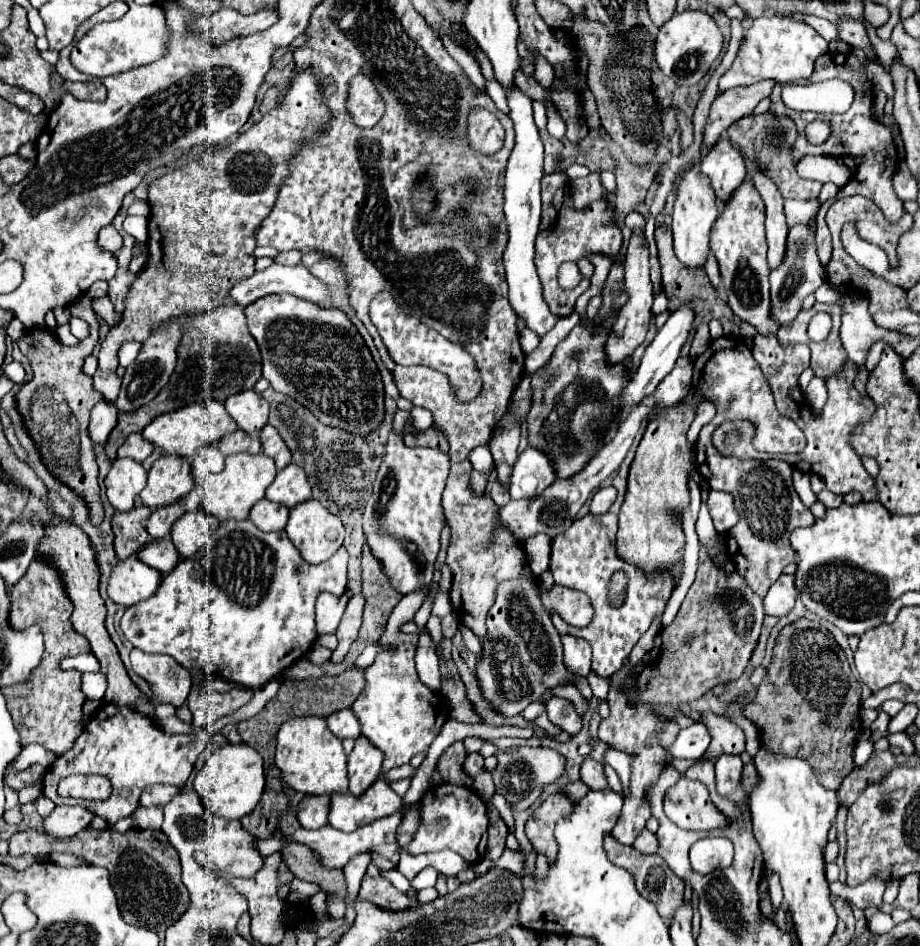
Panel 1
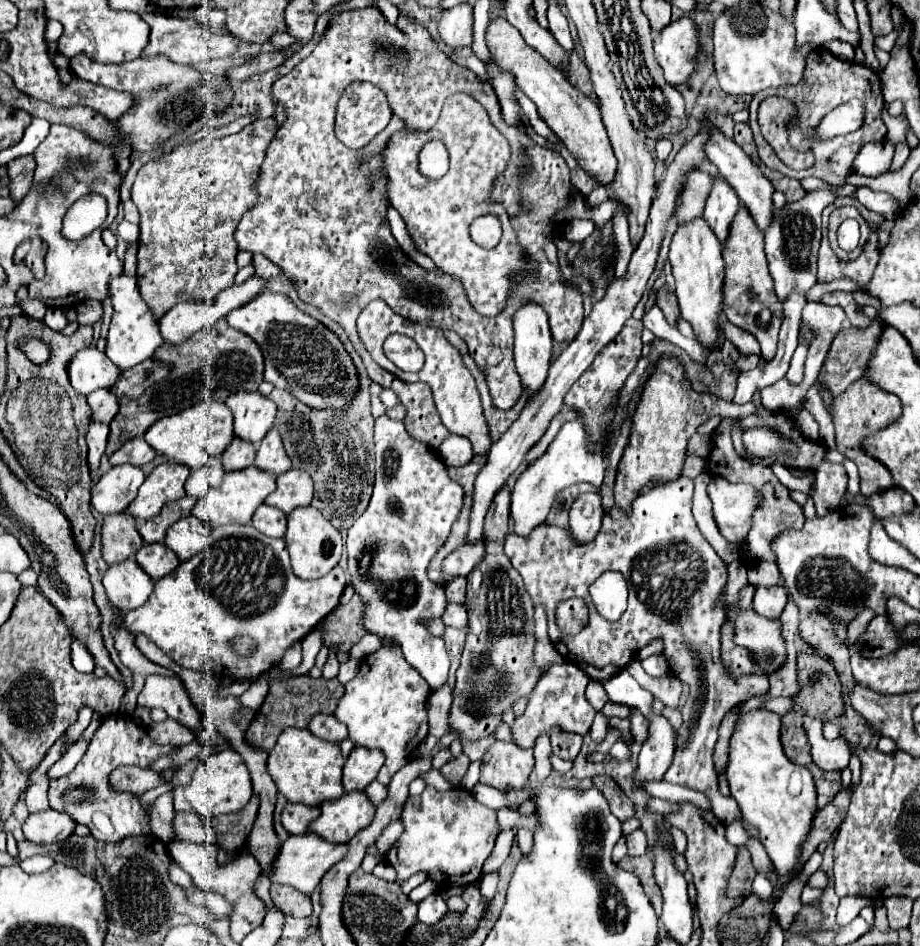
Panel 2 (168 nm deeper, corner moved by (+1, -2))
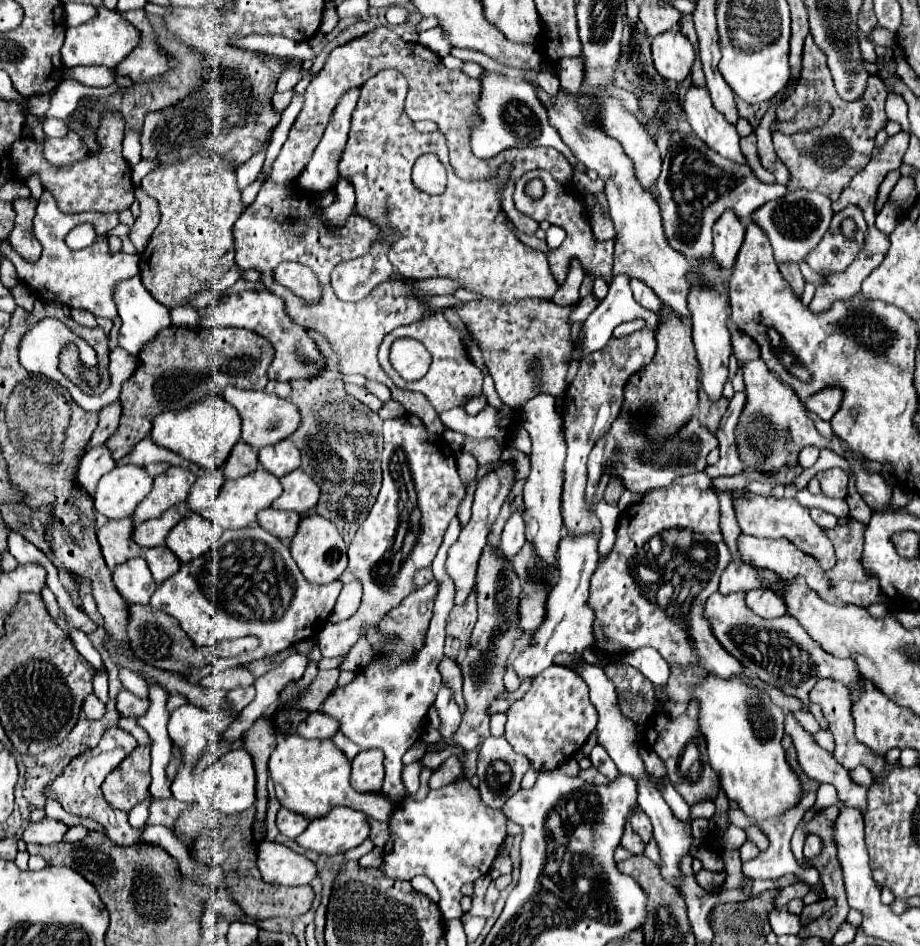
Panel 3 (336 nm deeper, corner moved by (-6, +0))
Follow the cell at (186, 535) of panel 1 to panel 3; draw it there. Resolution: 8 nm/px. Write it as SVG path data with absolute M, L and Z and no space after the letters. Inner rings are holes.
M190 512L186 518L182 518L168 534L166 538L166 546L182 560L194 560L200 554L212 550L212 546L216 546L216 542L220 540L220 532L222 528L212 526L212 522L208 522L206 518L202 518L200 514Z

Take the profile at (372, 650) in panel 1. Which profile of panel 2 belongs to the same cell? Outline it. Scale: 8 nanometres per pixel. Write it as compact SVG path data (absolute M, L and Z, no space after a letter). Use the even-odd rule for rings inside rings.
M349 660L349 662L341 664L337 680L339 680L341 684L347 684L351 678L355 678L355 674L357 674L357 672L359 672L359 662L357 662L357 660Z

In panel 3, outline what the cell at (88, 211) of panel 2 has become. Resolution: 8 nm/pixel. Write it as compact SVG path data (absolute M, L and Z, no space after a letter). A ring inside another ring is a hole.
M80 224L80 226L74 226L68 236L66 236L66 244L72 248L72 250L82 250L86 246L90 246L94 242L96 234L94 234L94 226L92 224Z

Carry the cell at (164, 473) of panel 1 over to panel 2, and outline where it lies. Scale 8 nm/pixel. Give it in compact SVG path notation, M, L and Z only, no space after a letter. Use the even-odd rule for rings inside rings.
M161 464L157 466L141 484L137 498L129 504L127 512L139 520L149 520L161 512L167 502L185 496L185 480L189 478L189 468L181 464Z

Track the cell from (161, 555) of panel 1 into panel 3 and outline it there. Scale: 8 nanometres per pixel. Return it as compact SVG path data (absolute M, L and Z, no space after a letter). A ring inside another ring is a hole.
M168 546L148 548L144 552L144 558L146 558L148 568L150 568L150 572L158 584L162 584L166 578L176 574L176 570L180 568L180 560L176 558L176 554Z

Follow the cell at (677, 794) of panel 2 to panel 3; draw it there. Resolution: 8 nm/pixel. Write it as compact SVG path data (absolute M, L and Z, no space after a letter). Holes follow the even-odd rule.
M804 792L804 796L802 796L802 800L800 800L800 804L796 806L796 808L792 808L792 810L788 810L782 818L778 818L778 820L766 820L766 822L756 822L754 818L748 818L742 810L738 808L729 808L728 810L728 820L734 824L734 826L740 826L740 828L746 828L746 826L750 826L750 824L756 824L756 826L760 826L762 830L764 830L764 834L768 836L768 840L770 840L770 846L768 846L768 850L764 850L764 852L760 852L754 860L750 860L750 862L746 862L744 864L744 874L748 874L752 880L778 880L778 878L782 878L784 874L795 874L807 883L811 885L815 885L820 880L819 872L813 868L803 868L801 867L796 858L794 858L794 854L792 854L792 848L790 848L790 838L792 838L792 832L794 832L794 828L796 828L796 824L800 822L800 818L802 818L802 814L814 804L814 800L816 800L816 794L810 794L810 792Z

